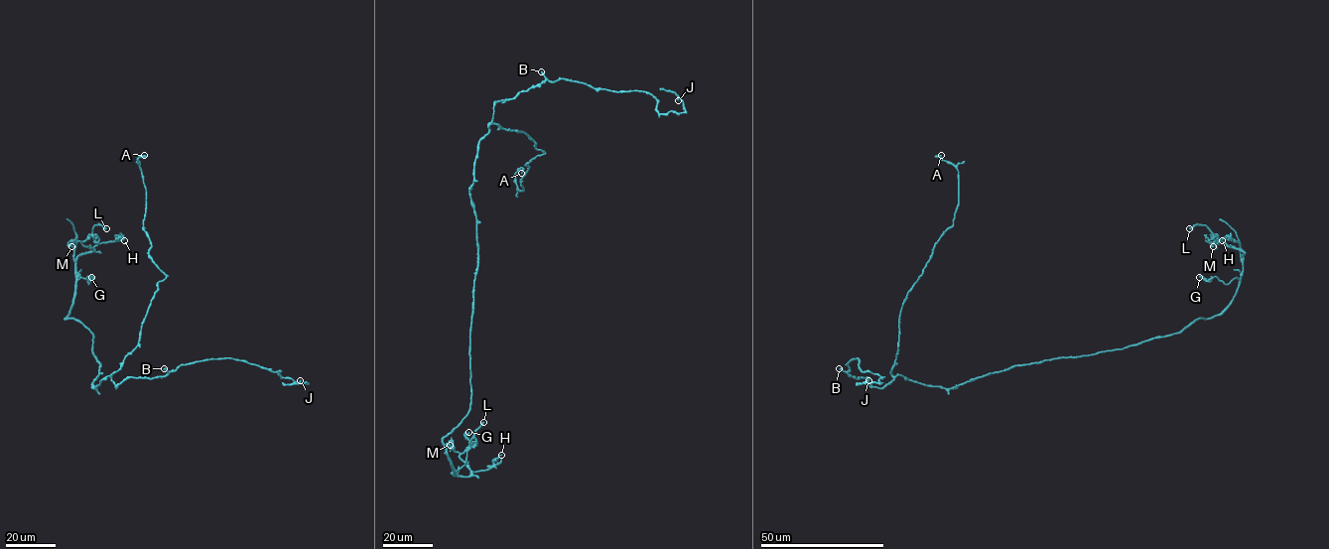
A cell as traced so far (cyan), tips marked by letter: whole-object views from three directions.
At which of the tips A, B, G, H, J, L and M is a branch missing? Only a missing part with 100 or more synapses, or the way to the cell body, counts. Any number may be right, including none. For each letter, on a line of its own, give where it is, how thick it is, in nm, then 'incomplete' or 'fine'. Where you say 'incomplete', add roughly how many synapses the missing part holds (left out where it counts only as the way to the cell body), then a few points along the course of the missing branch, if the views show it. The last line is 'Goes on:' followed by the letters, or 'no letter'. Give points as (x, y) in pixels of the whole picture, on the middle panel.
A: (521, 173) | 220 nm | fine
B: (541, 71) | 380 nm | fine
G: (468, 432) | 160 nm | fine
H: (501, 455) | 140 nm | fine
J: (678, 100) | 190 nm | fine
L: (483, 422) | 340 nm | fine
M: (450, 445) | 190 nm | fine
Goes on: no letter

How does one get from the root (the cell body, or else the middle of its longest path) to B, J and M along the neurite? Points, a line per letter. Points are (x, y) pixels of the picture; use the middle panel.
B: (476, 223), (469, 191), (478, 144), (488, 131), (493, 104), (538, 85), (546, 78), (541, 71)
J: (476, 223), (469, 191), (496, 101), (561, 78), (647, 91), (659, 113), (683, 113), (678, 100)
M: (476, 223), (471, 403), (468, 414), (443, 439), (454, 475), (468, 477), (470, 469), (446, 445), (450, 445)

